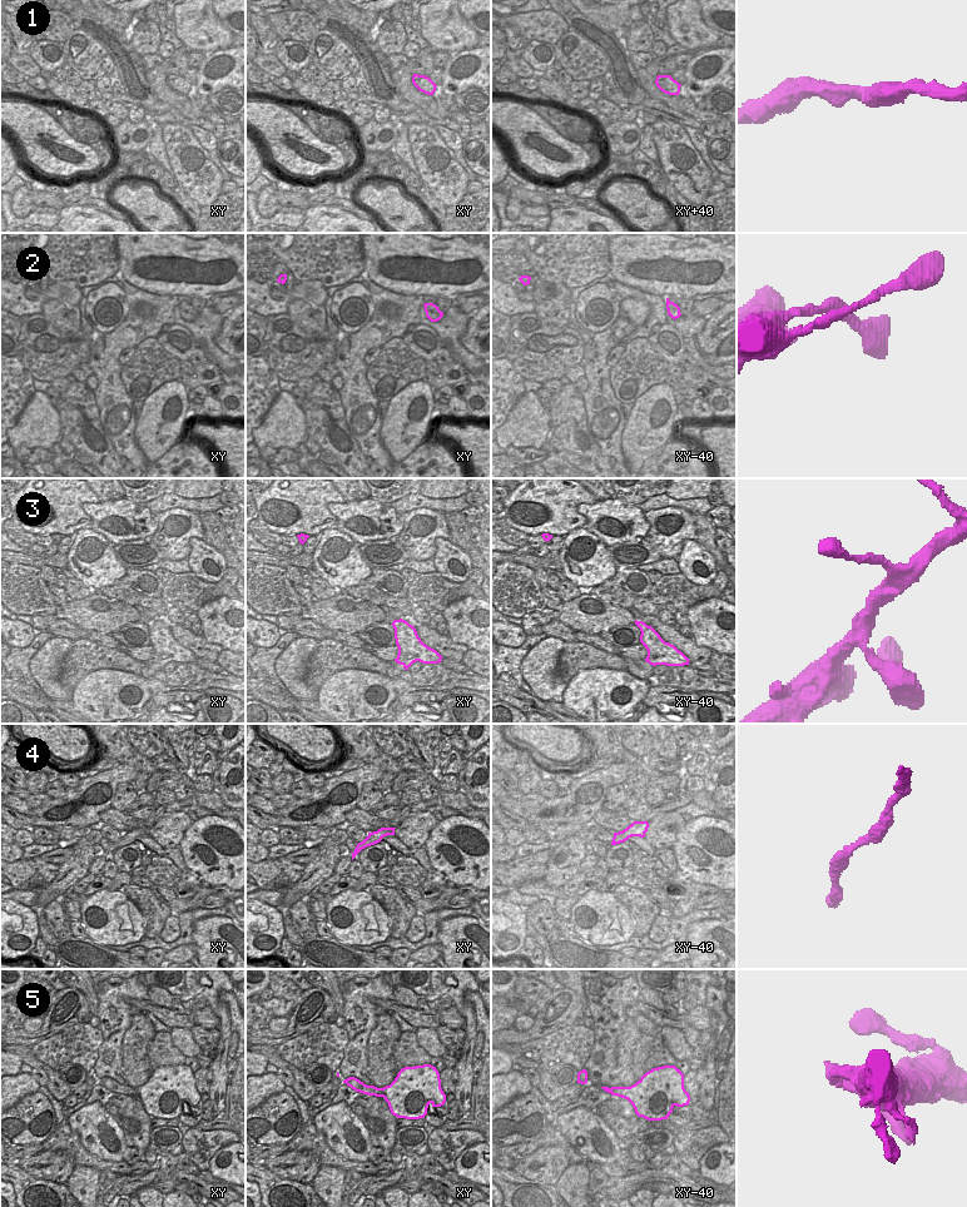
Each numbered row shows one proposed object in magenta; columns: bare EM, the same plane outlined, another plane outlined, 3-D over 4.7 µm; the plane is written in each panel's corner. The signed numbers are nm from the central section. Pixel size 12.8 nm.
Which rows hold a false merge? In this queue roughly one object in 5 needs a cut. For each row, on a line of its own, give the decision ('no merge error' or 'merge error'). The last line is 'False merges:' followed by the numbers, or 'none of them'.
1: no merge error
2: no merge error
3: no merge error
4: no merge error
5: no merge error
False merges: none of them

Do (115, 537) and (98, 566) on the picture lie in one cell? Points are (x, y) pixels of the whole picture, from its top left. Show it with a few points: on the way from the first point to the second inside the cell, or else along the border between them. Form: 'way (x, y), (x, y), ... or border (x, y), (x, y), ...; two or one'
border (90, 527), (100, 532), (113, 545); two

